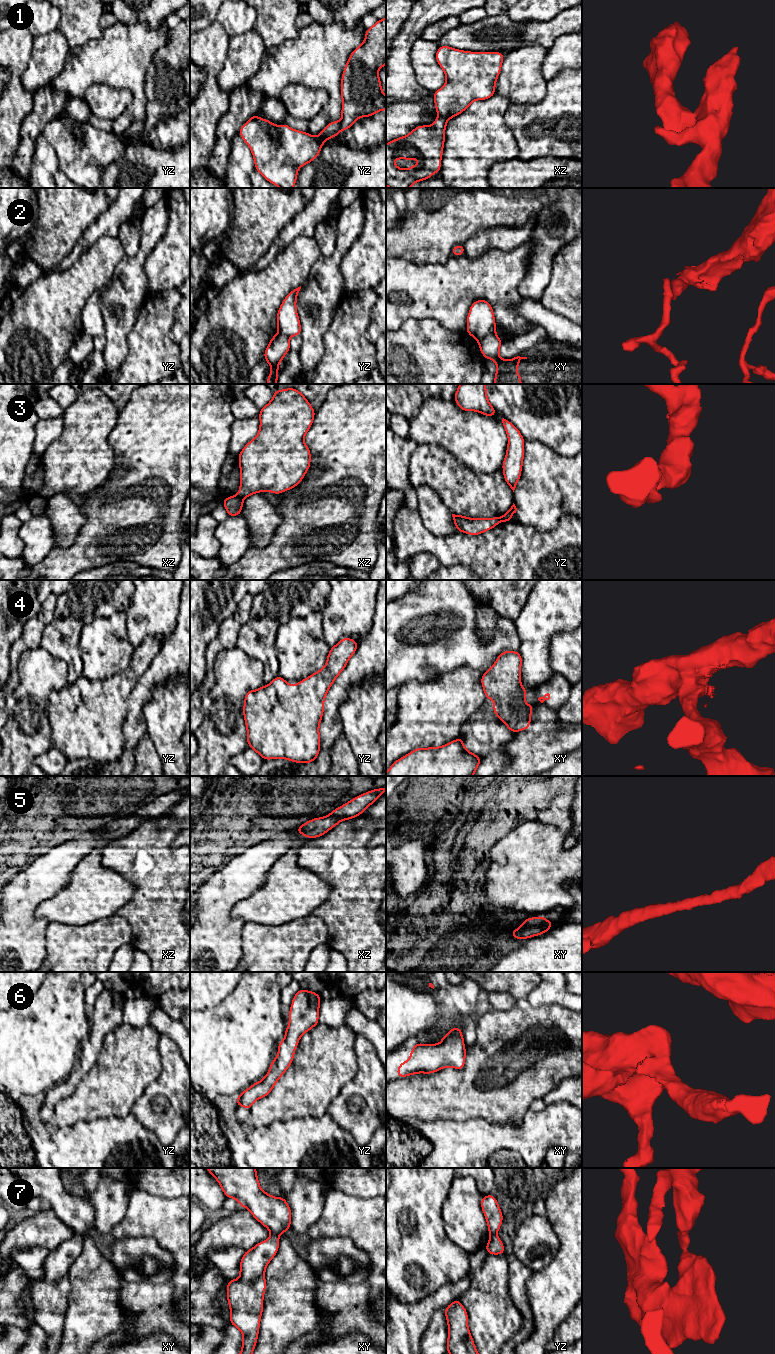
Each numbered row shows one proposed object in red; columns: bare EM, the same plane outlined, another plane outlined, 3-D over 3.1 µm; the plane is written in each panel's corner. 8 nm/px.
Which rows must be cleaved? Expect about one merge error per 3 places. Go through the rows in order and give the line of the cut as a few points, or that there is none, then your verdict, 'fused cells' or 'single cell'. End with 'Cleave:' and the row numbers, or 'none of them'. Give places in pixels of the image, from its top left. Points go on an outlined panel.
1: cut in yz along (315, 138), (321, 145); fused cells
2: cut in xy along (494, 332), (485, 335), (478, 341); fused cells
3: cut in xz along (237, 495), (242, 499); fused cells
4: no cut; single cell
5: no cut; single cell
6: no cut; single cell
7: cut in xy along (271, 1233), (277, 1236); fused cells
Cleave: 1, 2, 3, 7

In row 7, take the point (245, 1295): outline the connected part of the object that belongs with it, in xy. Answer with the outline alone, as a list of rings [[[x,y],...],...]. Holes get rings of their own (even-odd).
[[[271,1236],[245,1251],[240,1261],[240,1277],[228,1280],[227,1300],[230,1324],[243,1334],[240,1354],[253,1354],[257,1344],[259,1325],[264,1308],[266,1289],[265,1269],[279,1249],[279,1237]]]

